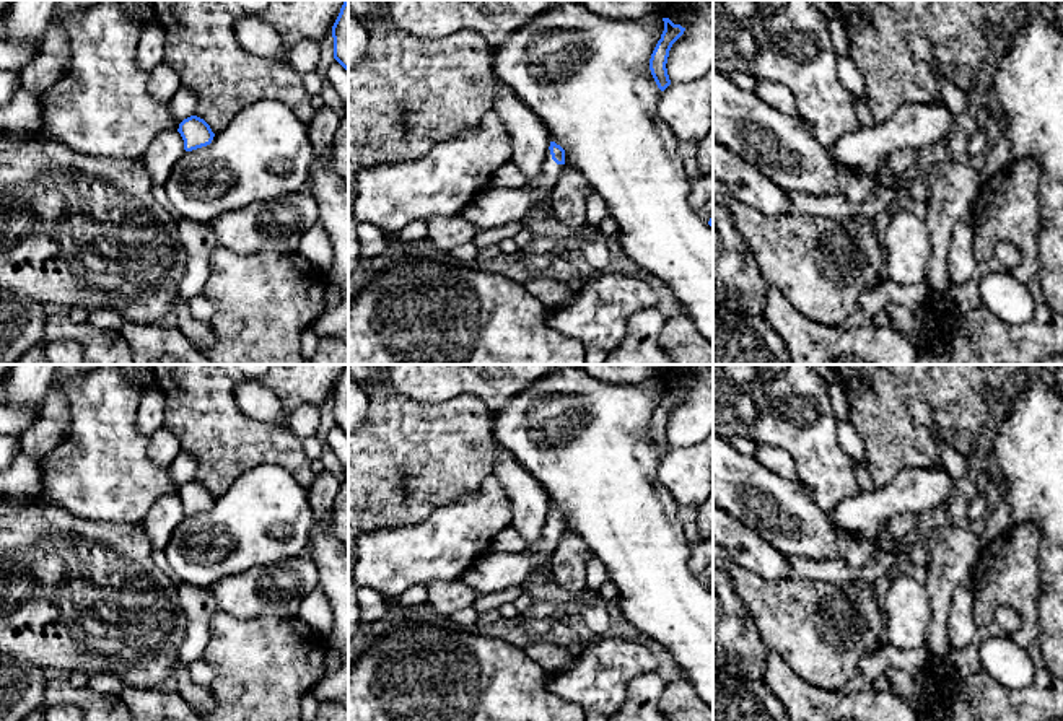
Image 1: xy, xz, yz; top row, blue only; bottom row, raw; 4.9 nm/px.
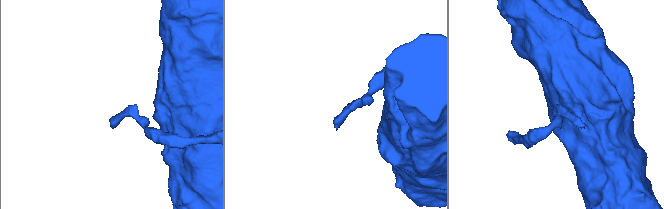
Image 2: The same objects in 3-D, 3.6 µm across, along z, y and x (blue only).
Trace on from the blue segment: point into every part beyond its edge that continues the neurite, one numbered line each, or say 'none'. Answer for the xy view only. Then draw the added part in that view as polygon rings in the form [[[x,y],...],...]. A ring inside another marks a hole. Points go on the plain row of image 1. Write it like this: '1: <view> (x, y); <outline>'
none

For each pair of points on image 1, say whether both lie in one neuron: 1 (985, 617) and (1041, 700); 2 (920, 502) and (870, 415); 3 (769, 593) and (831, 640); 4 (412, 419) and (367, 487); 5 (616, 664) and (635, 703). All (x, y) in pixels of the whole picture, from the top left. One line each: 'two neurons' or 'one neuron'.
1: one neuron
2: two neurons
3: one neuron
4: one neuron
5: two neurons

